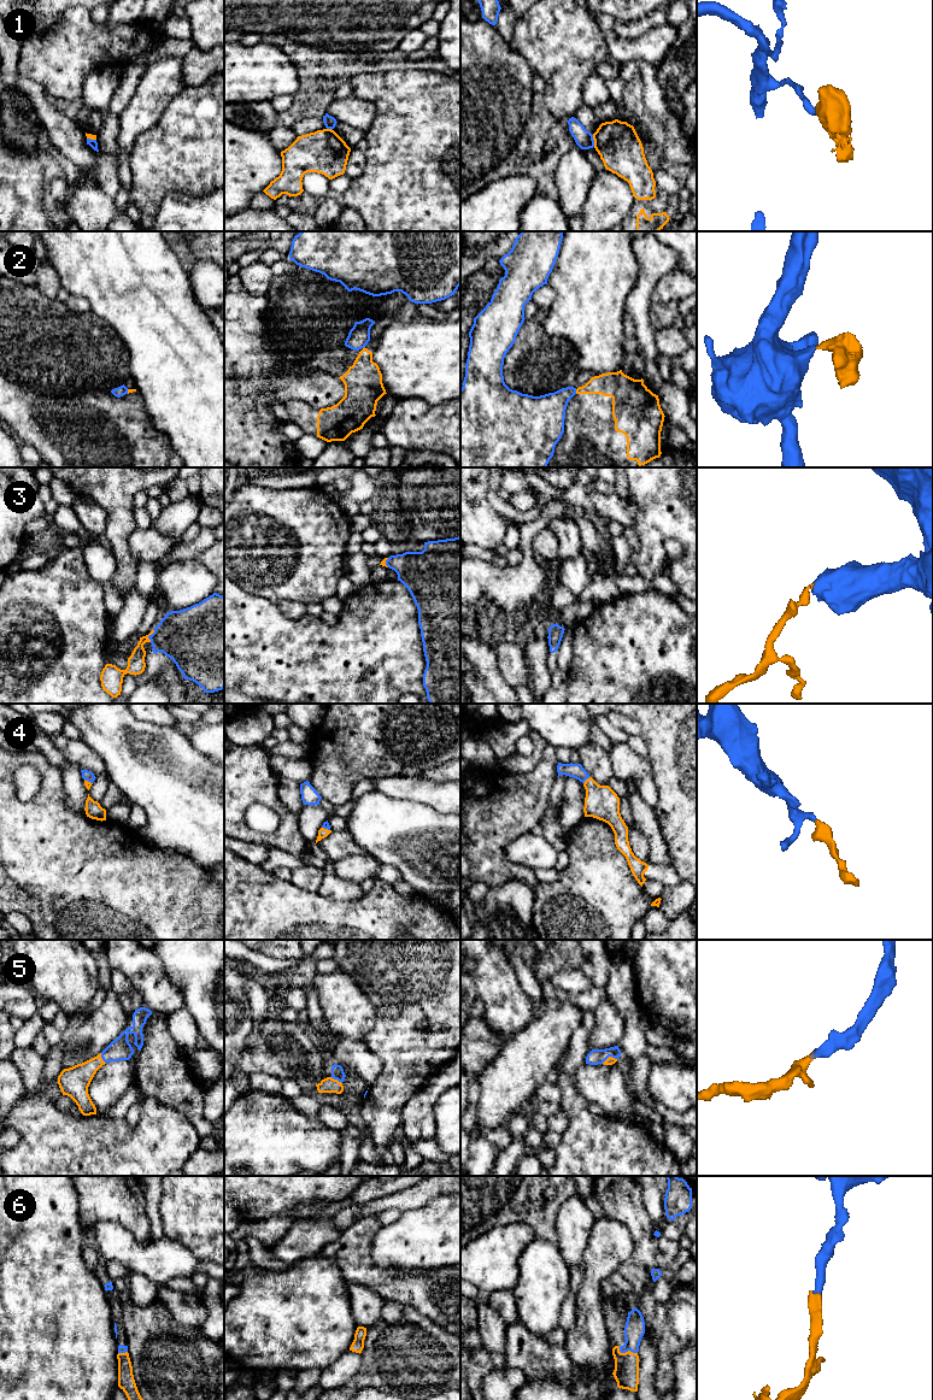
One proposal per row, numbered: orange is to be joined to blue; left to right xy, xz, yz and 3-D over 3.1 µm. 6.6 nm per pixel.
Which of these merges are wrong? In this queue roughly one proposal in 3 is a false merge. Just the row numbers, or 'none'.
1, 2

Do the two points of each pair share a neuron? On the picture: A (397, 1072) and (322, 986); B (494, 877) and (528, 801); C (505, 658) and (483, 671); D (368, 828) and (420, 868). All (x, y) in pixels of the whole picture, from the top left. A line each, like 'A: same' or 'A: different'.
A: different
B: same
C: same
D: same

